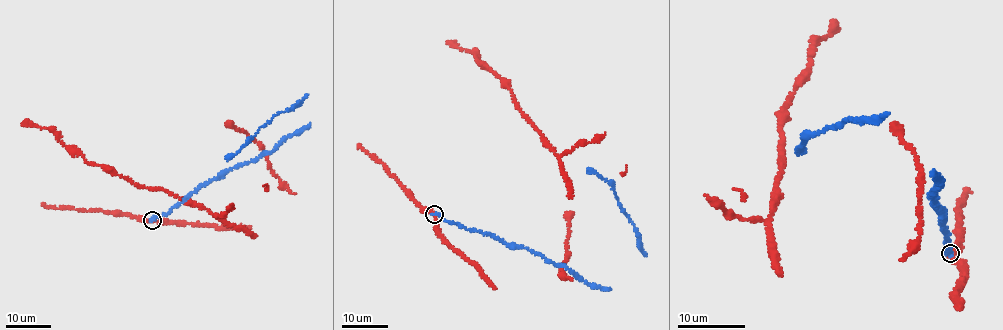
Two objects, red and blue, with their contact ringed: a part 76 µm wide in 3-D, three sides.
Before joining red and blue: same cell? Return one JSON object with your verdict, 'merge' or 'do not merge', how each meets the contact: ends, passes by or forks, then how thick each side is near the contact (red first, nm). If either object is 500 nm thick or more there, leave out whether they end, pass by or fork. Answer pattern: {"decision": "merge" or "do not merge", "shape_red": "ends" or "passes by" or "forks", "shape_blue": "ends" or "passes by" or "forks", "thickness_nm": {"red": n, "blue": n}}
{"decision": "do not merge", "shape_red": "passes by", "shape_blue": "ends", "thickness_nm": {"red": 380, "blue": 440}}

